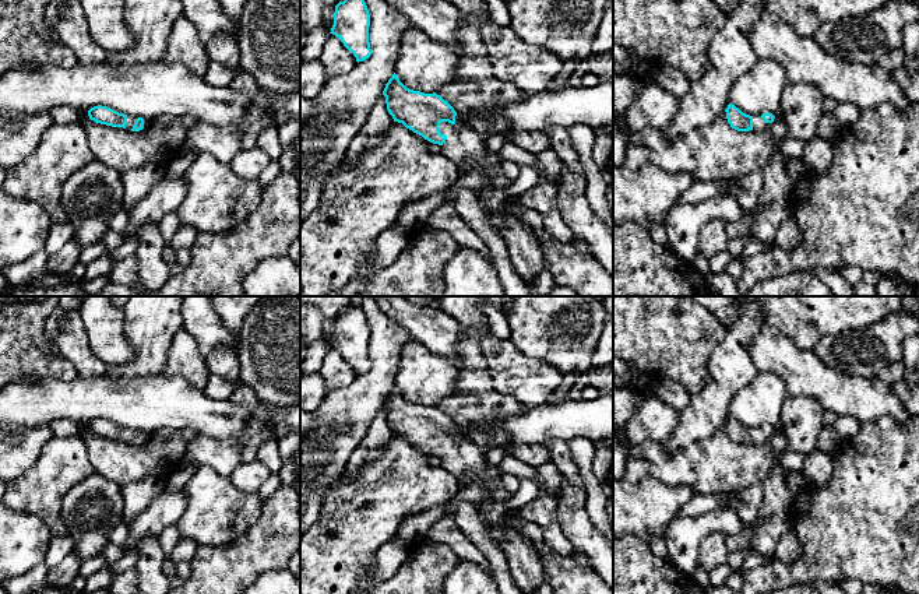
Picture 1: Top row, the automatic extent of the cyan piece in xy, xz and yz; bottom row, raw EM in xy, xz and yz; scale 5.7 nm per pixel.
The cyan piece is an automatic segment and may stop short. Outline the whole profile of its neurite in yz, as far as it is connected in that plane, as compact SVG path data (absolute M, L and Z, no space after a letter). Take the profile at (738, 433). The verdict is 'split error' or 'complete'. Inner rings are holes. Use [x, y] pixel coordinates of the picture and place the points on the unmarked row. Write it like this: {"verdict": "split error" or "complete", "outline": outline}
{"verdict": "split error", "outline": "M732 416L728 418L725 425L728 436L737 444L767 443L775 432L775 429L768 423L754 429L746 428Z"}

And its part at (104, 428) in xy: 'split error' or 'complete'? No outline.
split error

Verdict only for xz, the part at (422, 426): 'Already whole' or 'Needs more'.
Needs more

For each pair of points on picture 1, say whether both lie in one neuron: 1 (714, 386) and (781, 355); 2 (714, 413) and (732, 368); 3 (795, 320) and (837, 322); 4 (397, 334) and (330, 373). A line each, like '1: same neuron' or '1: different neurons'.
1: different neurons
2: same neuron
3: same neuron
4: different neurons

